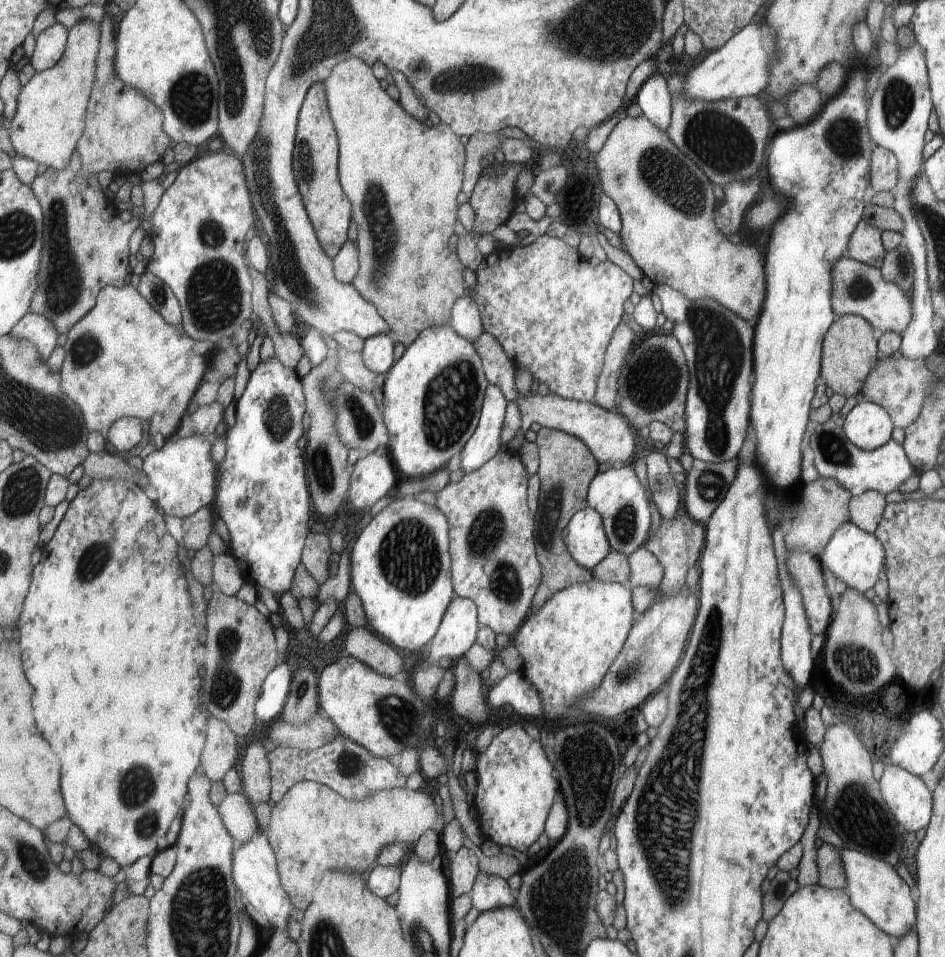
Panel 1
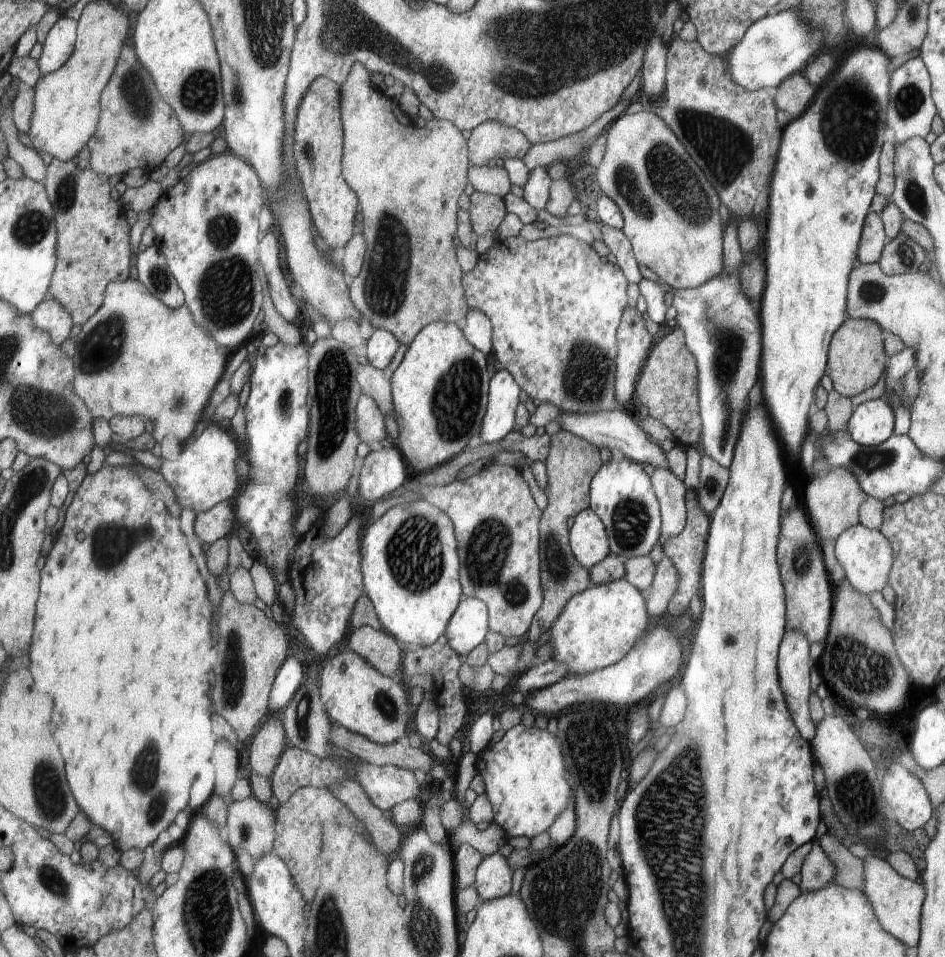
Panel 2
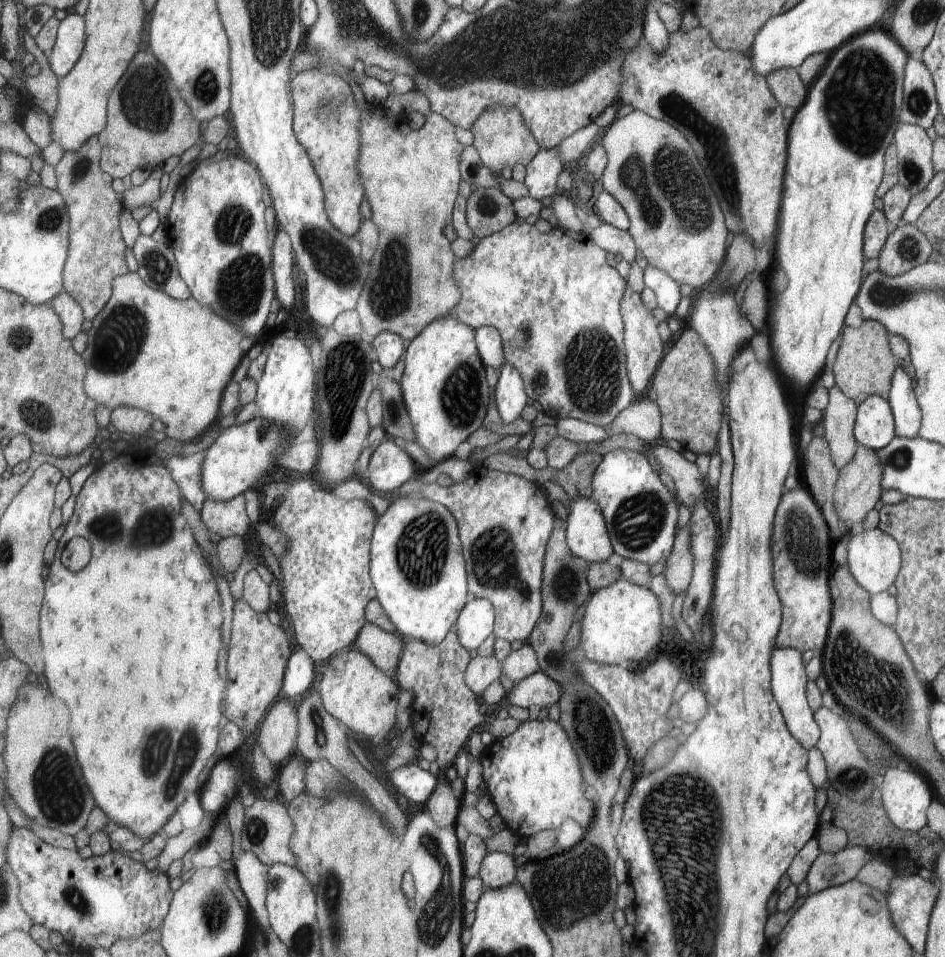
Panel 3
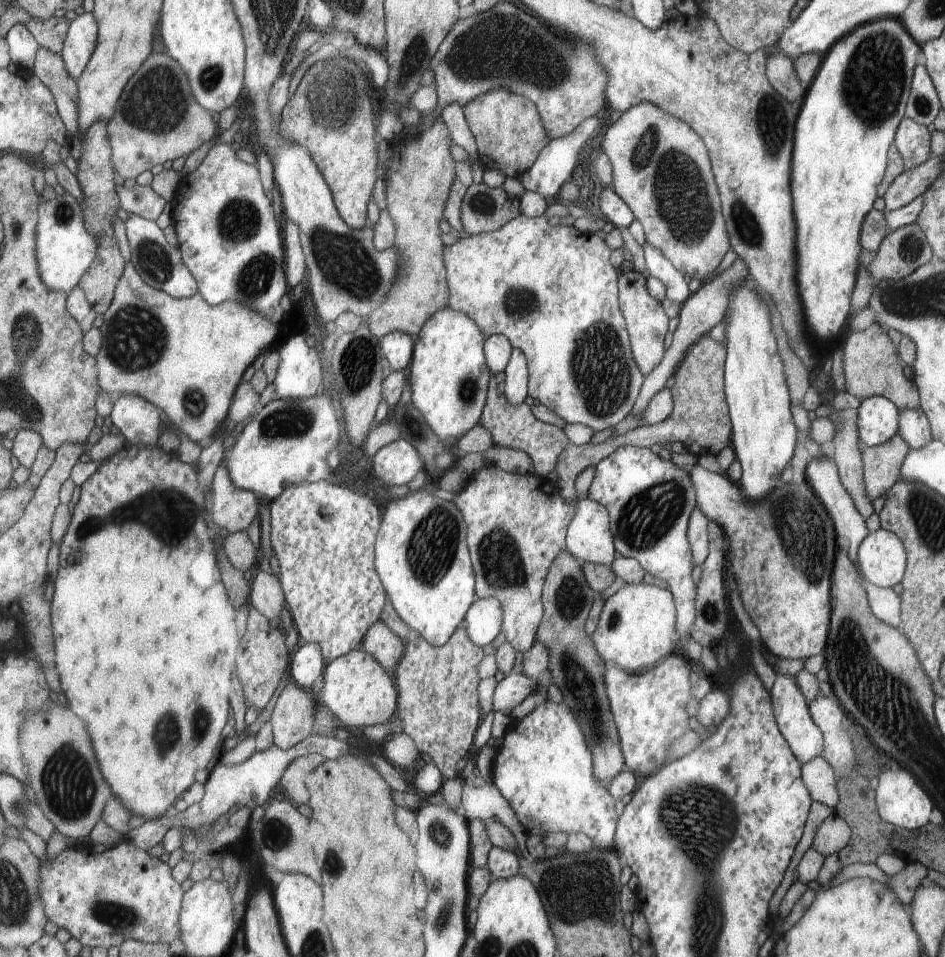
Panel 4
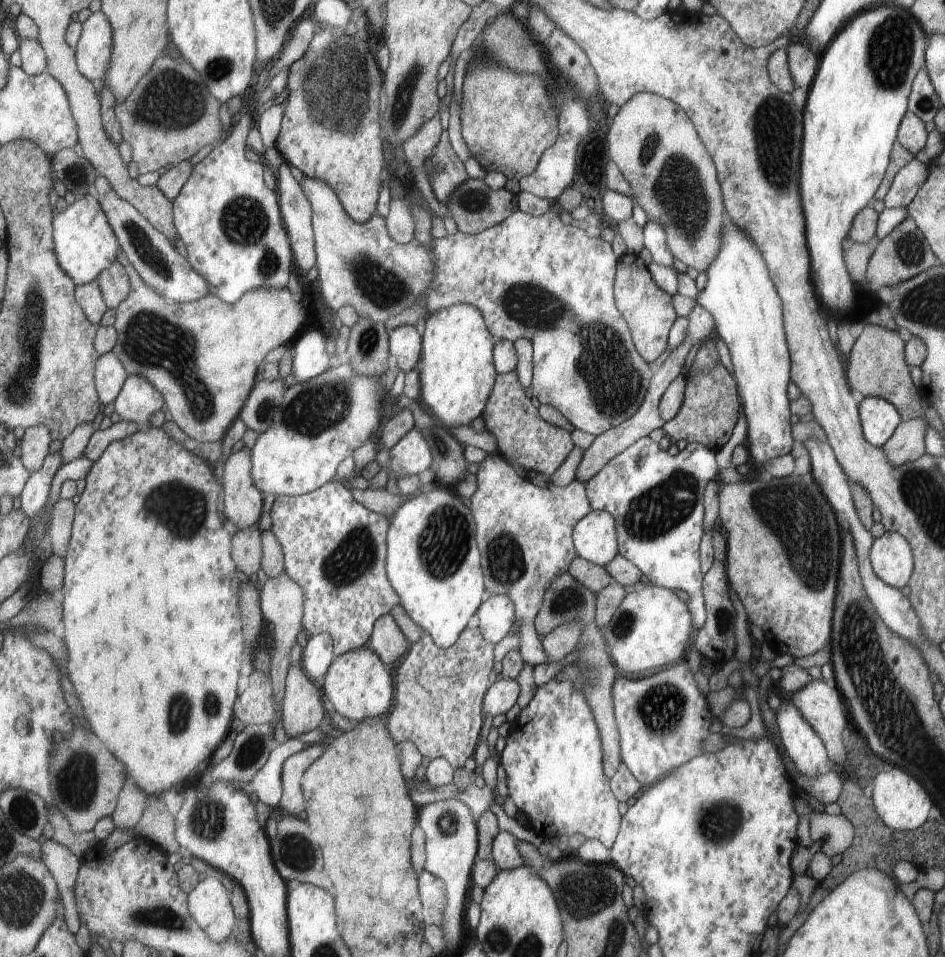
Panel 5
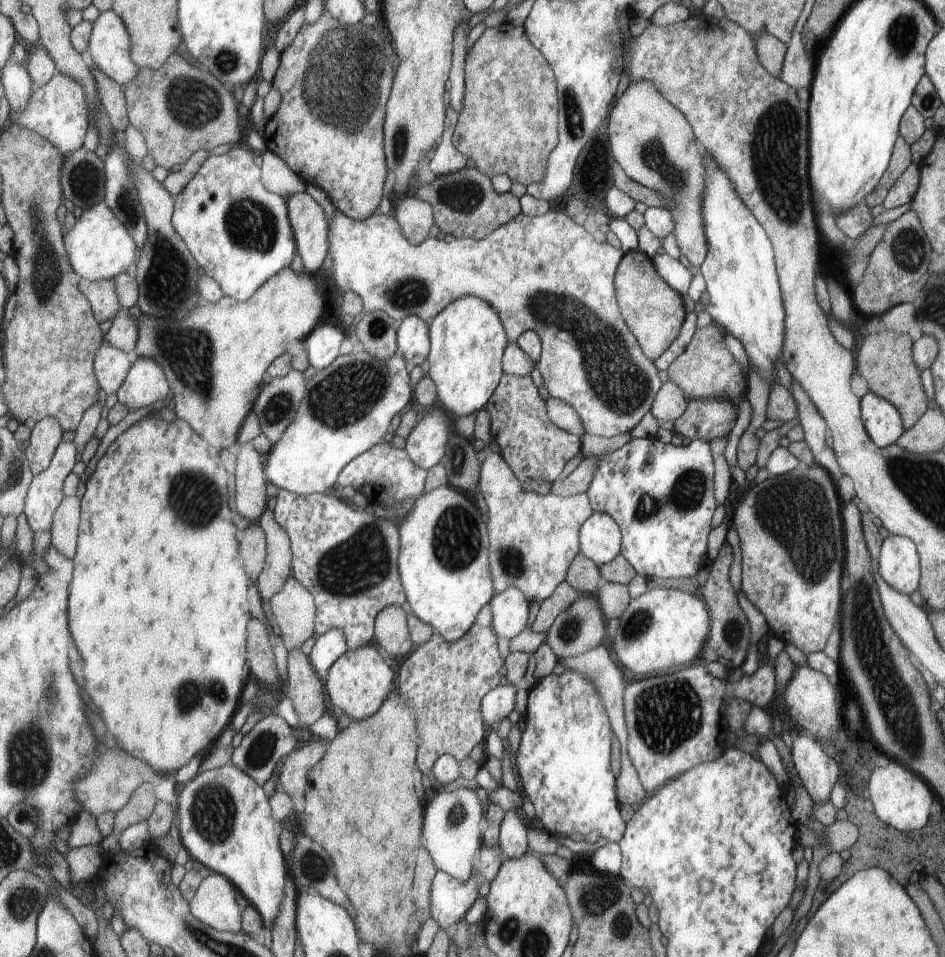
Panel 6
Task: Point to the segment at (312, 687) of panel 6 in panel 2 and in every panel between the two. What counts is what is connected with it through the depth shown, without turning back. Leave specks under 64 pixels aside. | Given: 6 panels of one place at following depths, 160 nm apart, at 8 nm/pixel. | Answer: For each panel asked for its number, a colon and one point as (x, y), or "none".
2: (267, 744)
3: (277, 735)
4: (292, 715)
5: (300, 708)

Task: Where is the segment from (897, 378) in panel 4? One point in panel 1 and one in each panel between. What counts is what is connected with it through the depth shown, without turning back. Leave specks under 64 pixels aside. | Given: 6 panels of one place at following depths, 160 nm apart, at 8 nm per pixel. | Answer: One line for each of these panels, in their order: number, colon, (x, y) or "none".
1: (849, 353)
2: (855, 360)
3: (863, 366)

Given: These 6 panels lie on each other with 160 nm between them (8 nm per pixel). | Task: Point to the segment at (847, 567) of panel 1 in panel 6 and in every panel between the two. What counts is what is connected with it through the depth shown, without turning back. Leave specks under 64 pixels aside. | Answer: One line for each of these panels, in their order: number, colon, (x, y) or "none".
2: (865, 555)
3: (873, 557)
4: (881, 558)
5: (890, 555)
6: (898, 561)

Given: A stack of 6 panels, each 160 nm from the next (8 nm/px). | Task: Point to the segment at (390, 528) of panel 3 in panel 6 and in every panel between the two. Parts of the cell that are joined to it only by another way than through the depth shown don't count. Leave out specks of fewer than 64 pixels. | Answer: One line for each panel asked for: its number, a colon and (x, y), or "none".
4: (421, 558)
5: (436, 574)
6: (442, 564)

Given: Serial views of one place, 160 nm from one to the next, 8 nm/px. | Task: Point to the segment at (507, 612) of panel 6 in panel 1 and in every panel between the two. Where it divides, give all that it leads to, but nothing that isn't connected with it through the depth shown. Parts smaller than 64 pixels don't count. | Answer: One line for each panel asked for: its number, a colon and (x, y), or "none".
1: (457, 632)
2: (469, 624)
3: (476, 619)
4: (483, 621)
5: (495, 616)

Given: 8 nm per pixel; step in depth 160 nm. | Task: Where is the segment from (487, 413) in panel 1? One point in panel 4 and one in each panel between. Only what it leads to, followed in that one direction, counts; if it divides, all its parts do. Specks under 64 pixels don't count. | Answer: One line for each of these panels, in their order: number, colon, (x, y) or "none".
2: (503, 398)
3: (509, 393)
4: (515, 373)

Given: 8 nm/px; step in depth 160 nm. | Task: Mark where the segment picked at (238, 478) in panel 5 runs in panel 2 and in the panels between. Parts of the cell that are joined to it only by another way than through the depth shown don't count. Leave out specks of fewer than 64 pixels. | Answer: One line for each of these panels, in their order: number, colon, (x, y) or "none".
2: (211, 524)
3: (226, 518)
4: (232, 508)

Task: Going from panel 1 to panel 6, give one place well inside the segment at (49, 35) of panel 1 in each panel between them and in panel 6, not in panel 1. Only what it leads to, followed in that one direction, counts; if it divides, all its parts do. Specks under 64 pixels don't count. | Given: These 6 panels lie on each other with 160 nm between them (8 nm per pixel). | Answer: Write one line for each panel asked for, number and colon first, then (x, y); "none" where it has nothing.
2: (60, 44)
3: (72, 35)
4: (82, 39)
5: (94, 51)
6: (111, 45)

